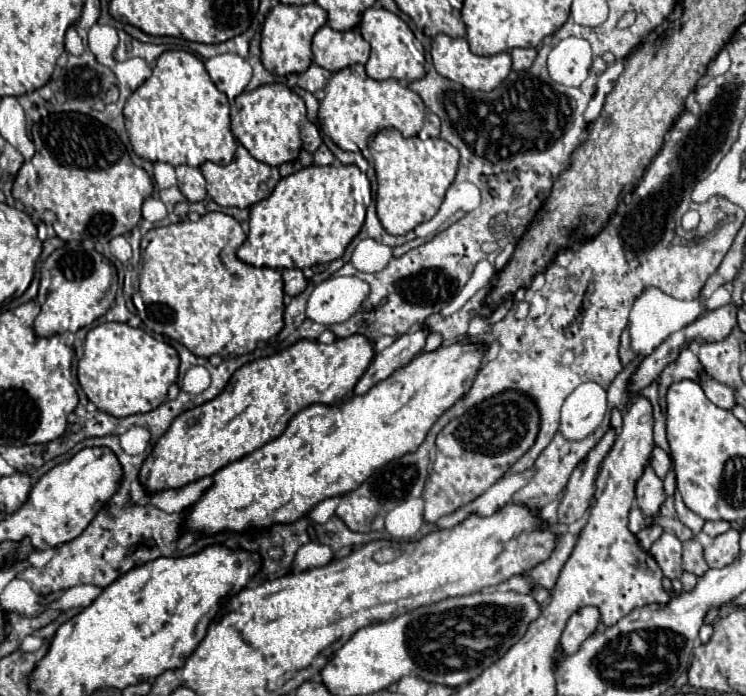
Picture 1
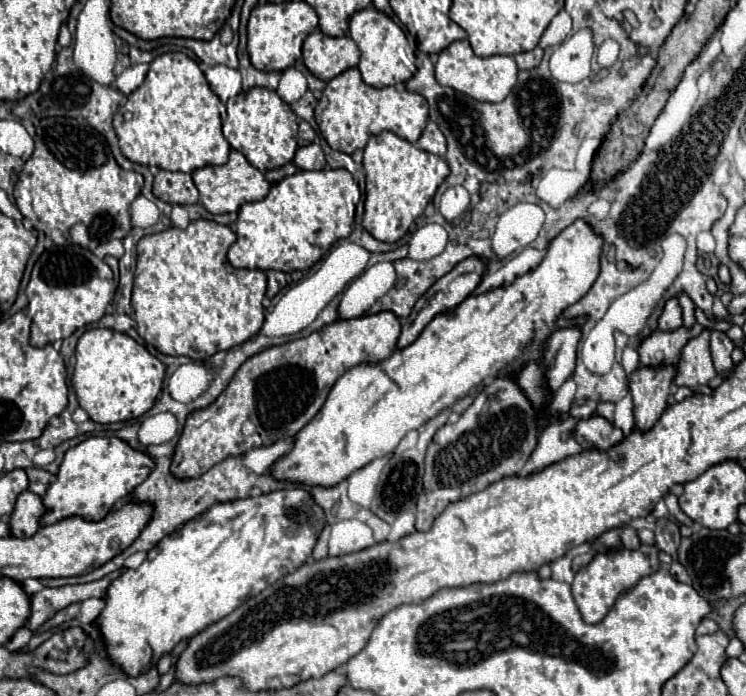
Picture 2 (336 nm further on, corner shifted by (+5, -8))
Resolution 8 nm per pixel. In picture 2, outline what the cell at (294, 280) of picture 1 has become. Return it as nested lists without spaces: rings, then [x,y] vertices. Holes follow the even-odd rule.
[[[268,270],[266,276],[268,276],[268,292],[266,292],[266,296],[274,298],[286,286],[286,276],[284,276],[284,272],[278,272],[278,270]]]

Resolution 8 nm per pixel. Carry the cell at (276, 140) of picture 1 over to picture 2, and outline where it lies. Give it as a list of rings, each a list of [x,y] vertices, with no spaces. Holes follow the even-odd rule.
[[[252,88],[240,92],[226,102],[227,117],[222,124],[222,132],[230,146],[246,156],[246,160],[260,172],[268,172],[292,162],[296,144],[296,114],[292,108],[268,88]]]

